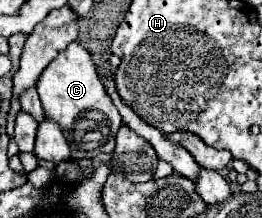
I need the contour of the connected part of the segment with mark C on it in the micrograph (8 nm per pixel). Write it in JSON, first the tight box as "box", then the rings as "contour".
{"box":[37,42,121,158],"contour":[[[71,42],[59,56],[43,70],[37,92],[45,110],[45,116],[59,124],[63,130],[63,136],[69,144],[71,158],[93,158],[101,152],[113,152],[115,150],[115,136],[121,126],[121,114],[113,106],[99,74],[97,66],[91,58],[91,54],[79,44]]]}

